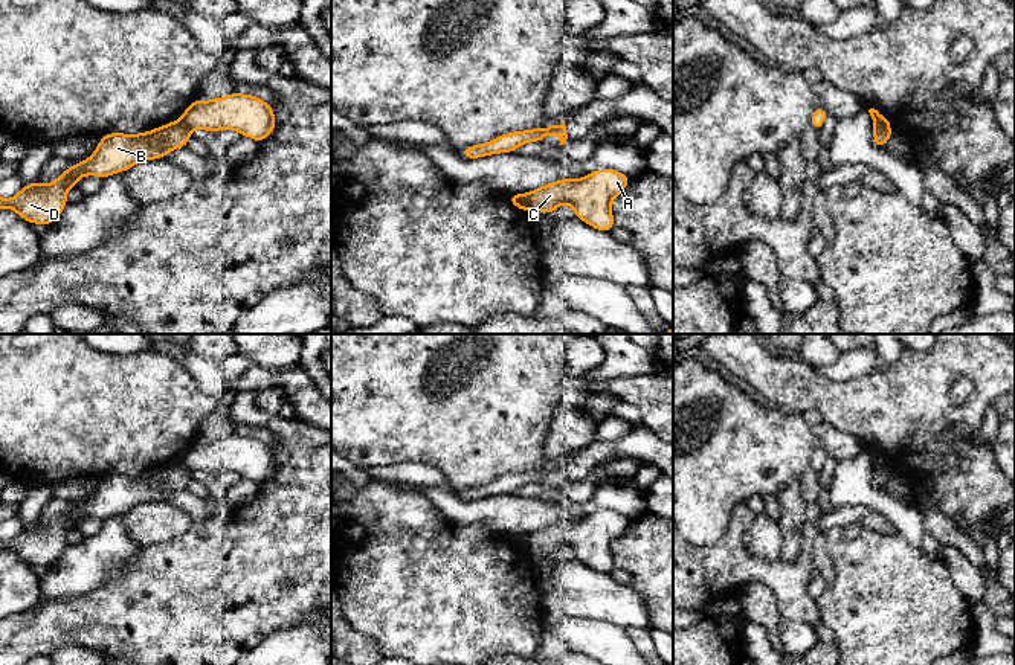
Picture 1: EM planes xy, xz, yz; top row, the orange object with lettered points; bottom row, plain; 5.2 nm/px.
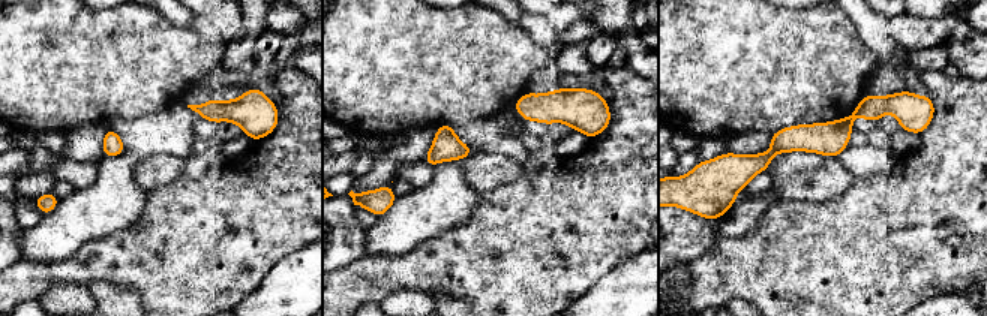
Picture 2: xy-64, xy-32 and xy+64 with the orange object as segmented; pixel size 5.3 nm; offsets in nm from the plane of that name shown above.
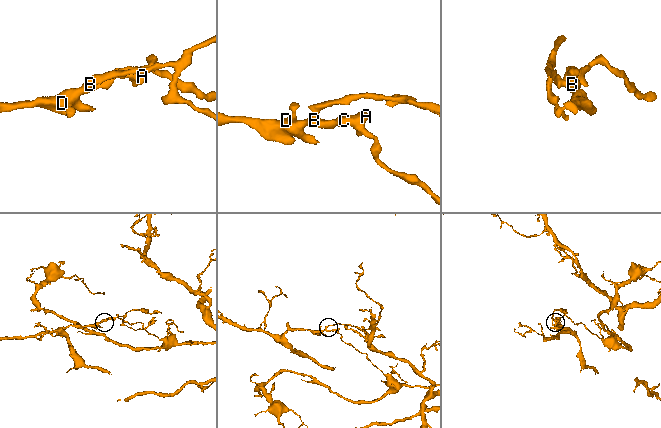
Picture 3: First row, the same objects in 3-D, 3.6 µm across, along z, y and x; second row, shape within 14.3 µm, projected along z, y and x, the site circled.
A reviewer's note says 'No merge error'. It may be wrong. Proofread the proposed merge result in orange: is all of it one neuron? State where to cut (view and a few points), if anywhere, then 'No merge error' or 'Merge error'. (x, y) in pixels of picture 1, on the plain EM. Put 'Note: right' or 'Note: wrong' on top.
Note: wrong
Split along xz (525, 536), (527, 551). Merge error

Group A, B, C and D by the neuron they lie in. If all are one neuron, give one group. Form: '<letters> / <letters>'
A C / B D

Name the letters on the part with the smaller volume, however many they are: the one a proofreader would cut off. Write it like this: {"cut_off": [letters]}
{"cut_off": ["B", "D"]}

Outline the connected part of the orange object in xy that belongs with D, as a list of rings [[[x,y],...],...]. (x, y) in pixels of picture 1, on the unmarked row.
[[[174,462],[140,476],[108,474],[99,480],[95,494],[84,503],[67,509],[55,523],[41,526],[40,522],[24,526],[18,535],[5,541],[0,551],[15,552],[31,566],[52,566],[67,548],[66,535],[84,517],[102,522],[111,516],[125,514],[143,502],[165,500],[172,491],[183,490],[191,480],[191,471]]]

